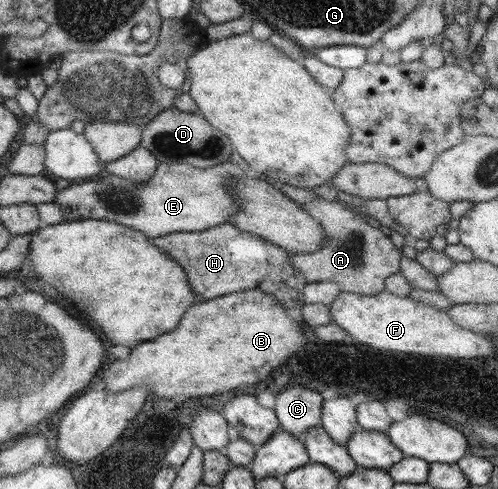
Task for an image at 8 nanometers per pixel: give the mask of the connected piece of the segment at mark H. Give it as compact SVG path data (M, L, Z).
M229 222L203 231L180 231L151 238L151 244L169 254L182 267L189 288L201 300L257 288L275 296L285 309L299 308L304 303L303 291L308 283L301 271L294 269L289 262L289 254L281 247L241 231Z

